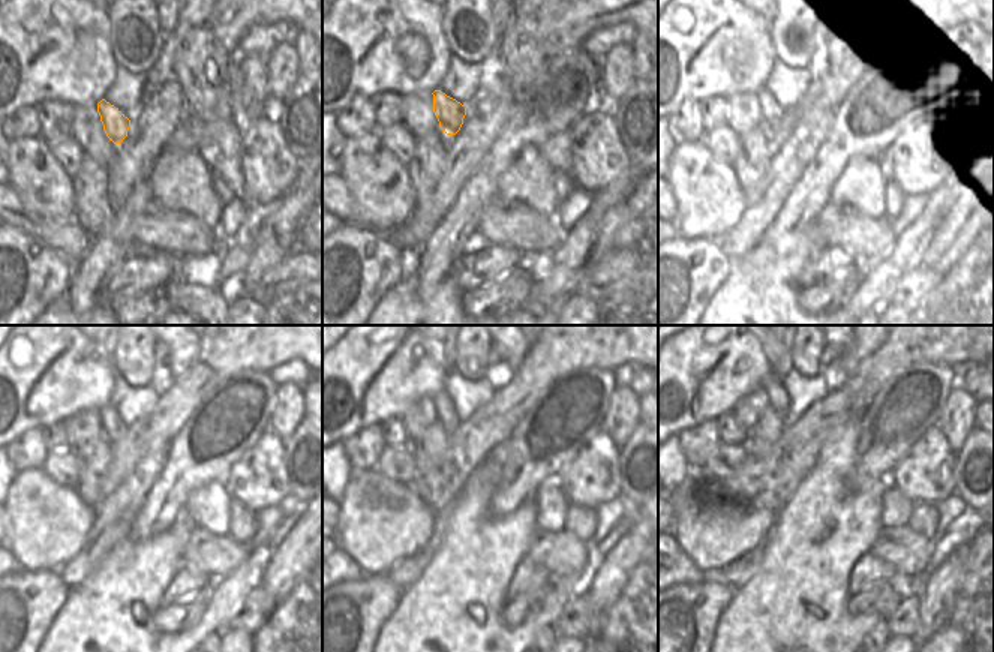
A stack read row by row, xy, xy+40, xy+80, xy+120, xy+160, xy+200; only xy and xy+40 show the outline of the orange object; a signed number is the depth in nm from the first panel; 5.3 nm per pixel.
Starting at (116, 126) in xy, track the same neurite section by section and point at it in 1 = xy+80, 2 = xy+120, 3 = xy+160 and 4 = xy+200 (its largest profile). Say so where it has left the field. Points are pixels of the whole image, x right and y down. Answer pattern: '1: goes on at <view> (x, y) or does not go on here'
1: goes on at xy+80 (778, 105)
2: goes on at xy+120 (114, 427)
3: goes on at xy+160 (446, 414)
4: goes on at xy+200 (778, 399)

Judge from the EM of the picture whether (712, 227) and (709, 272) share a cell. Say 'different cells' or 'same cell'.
different cells

